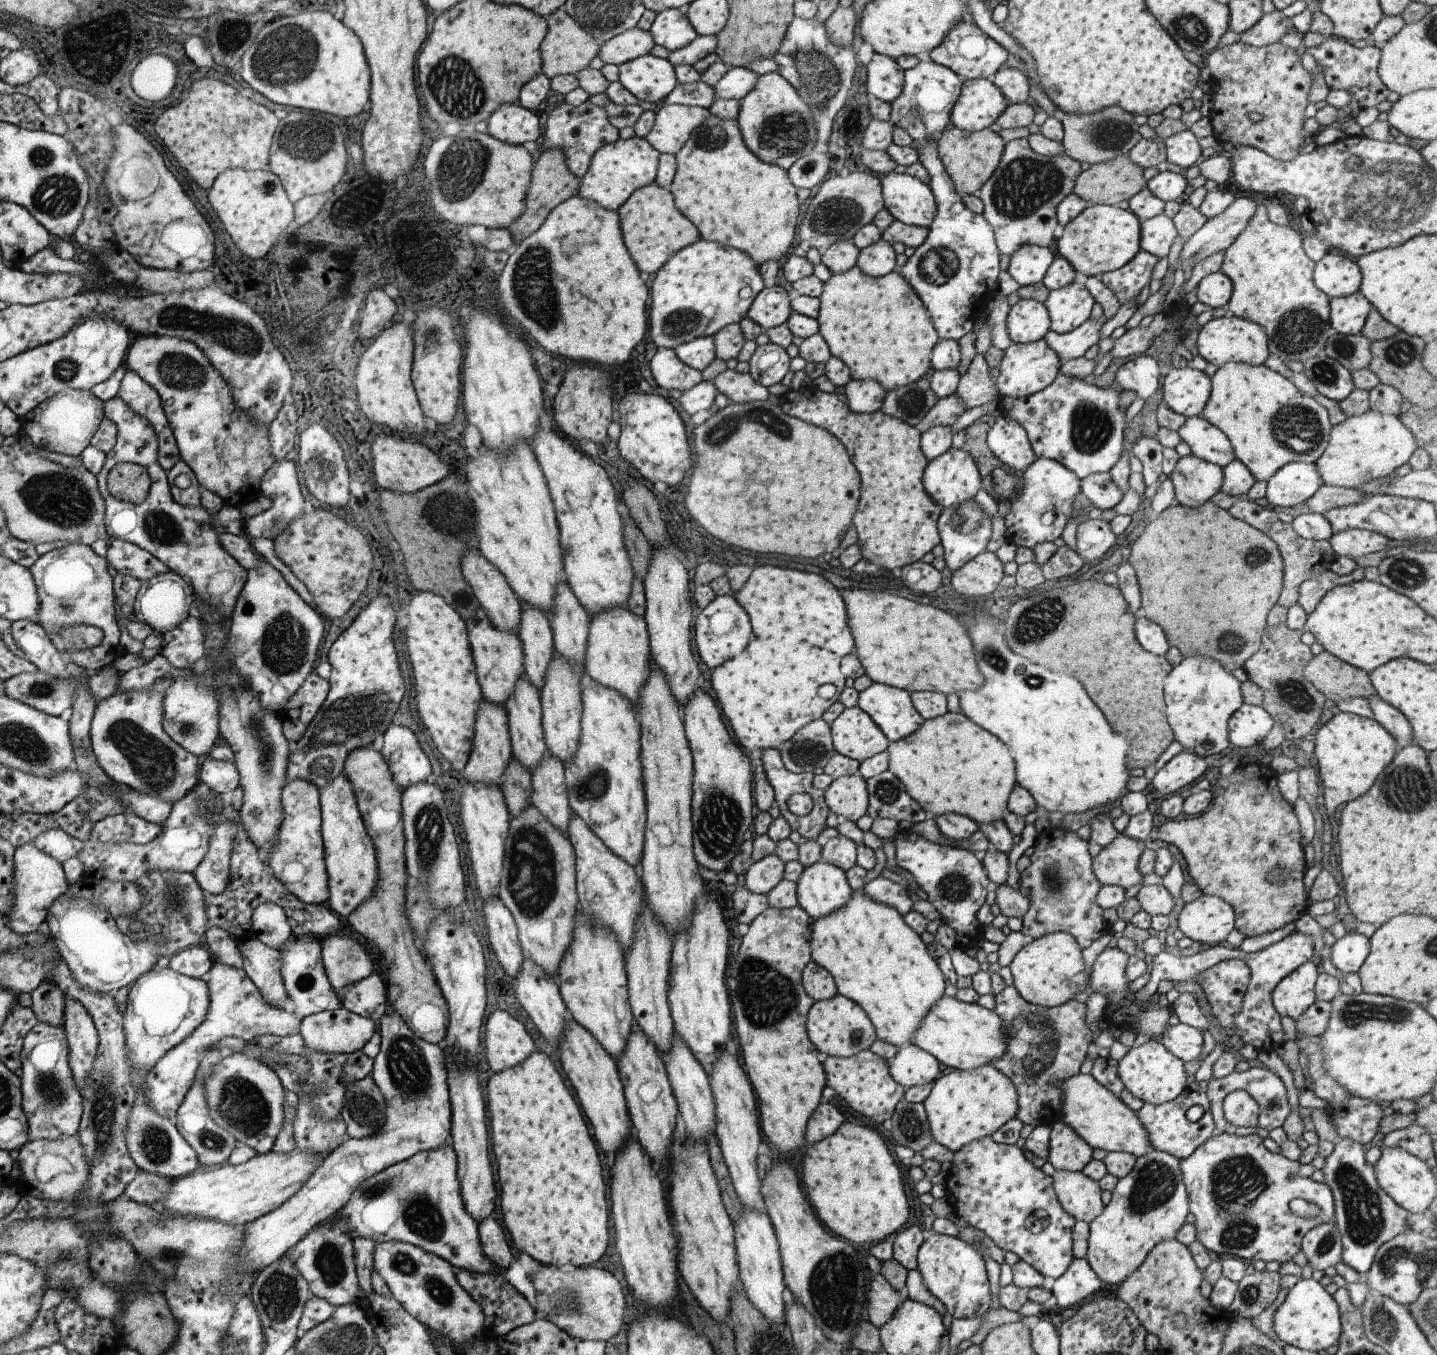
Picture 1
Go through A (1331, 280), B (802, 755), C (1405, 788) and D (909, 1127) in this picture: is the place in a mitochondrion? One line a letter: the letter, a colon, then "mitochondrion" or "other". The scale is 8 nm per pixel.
A: other
B: mitochondrion
C: mitochondrion
D: mitochondrion

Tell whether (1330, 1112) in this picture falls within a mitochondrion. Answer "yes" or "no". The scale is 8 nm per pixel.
no

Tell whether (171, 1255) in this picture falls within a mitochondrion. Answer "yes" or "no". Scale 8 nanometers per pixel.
yes

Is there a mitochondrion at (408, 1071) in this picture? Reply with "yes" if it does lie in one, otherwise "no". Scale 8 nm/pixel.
yes

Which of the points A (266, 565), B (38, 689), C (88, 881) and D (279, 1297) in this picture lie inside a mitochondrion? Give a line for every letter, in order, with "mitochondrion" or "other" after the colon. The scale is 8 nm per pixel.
A: other
B: mitochondrion
C: other
D: mitochondrion

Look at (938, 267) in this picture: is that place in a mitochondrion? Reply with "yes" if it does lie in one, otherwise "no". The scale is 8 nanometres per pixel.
yes

